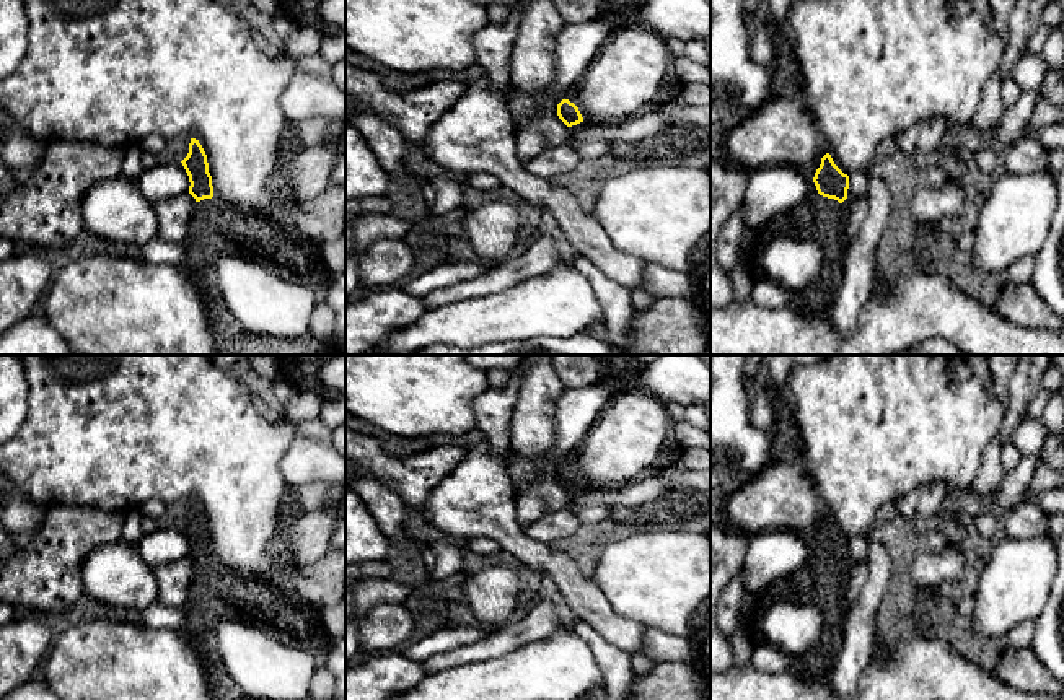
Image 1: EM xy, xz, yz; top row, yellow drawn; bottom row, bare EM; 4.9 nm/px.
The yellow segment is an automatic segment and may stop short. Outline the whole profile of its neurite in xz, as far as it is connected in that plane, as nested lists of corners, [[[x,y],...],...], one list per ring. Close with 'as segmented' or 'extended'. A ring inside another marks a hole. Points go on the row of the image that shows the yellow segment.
[[[580,81],[567,93],[567,98],[557,104],[557,116],[567,127],[583,122],[583,117],[575,104],[578,85]]]; extended

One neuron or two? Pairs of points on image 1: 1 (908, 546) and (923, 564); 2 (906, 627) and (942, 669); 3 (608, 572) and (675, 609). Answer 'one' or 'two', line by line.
1: two
2: two
3: one

